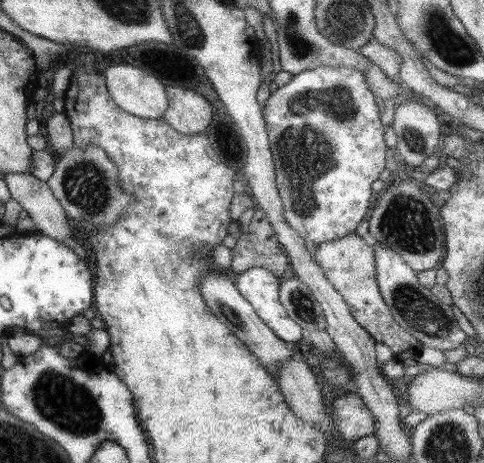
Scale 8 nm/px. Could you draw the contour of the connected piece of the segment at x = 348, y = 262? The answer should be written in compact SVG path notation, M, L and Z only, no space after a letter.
M354 232L346 234L343 238L318 244L313 252L313 260L321 267L325 278L331 283L331 286L341 295L341 298L347 303L349 312L353 320L367 332L375 343L384 344L389 347L393 353L393 359L402 364L415 363L420 352L419 343L413 336L403 331L403 329L393 320L388 306L383 302L380 295L375 276L374 252L371 248L371 241L366 237L358 237Z

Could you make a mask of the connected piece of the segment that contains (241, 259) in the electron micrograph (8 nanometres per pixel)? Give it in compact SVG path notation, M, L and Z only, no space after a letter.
M254 207L249 224L241 226L240 230L242 234L230 250L232 259L229 268L237 274L248 268L264 268L281 280L280 276L288 265L288 256L277 246L265 213Z

